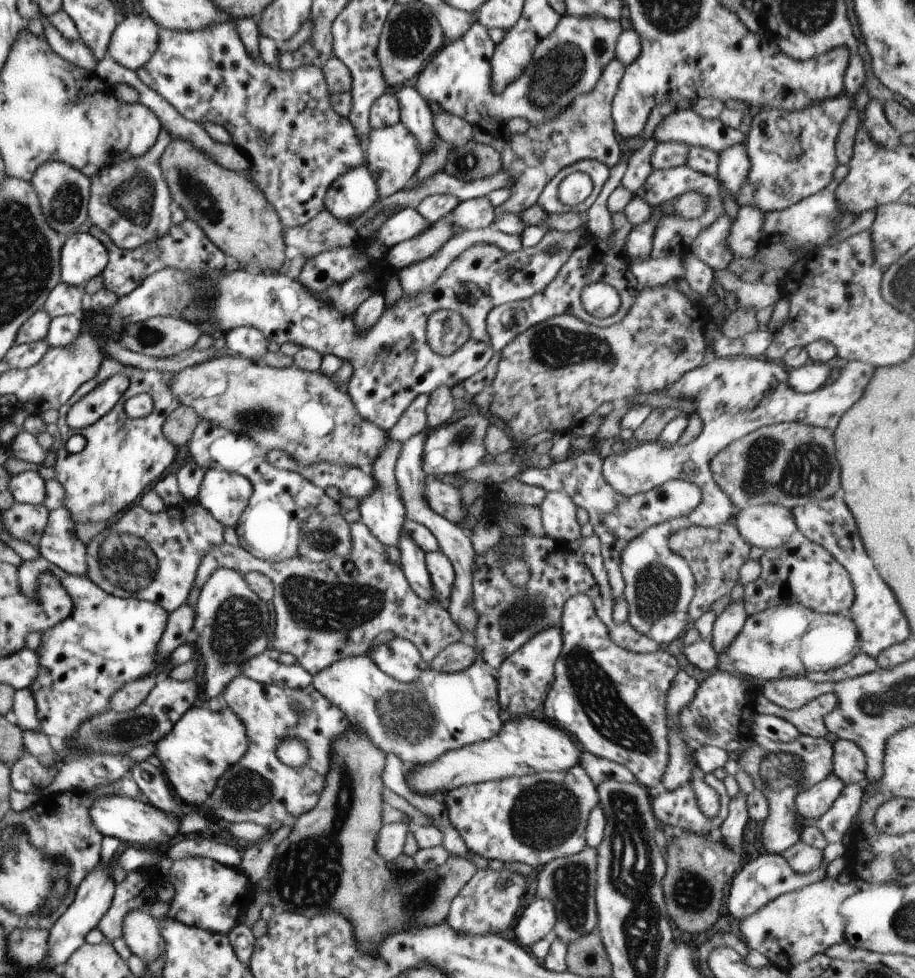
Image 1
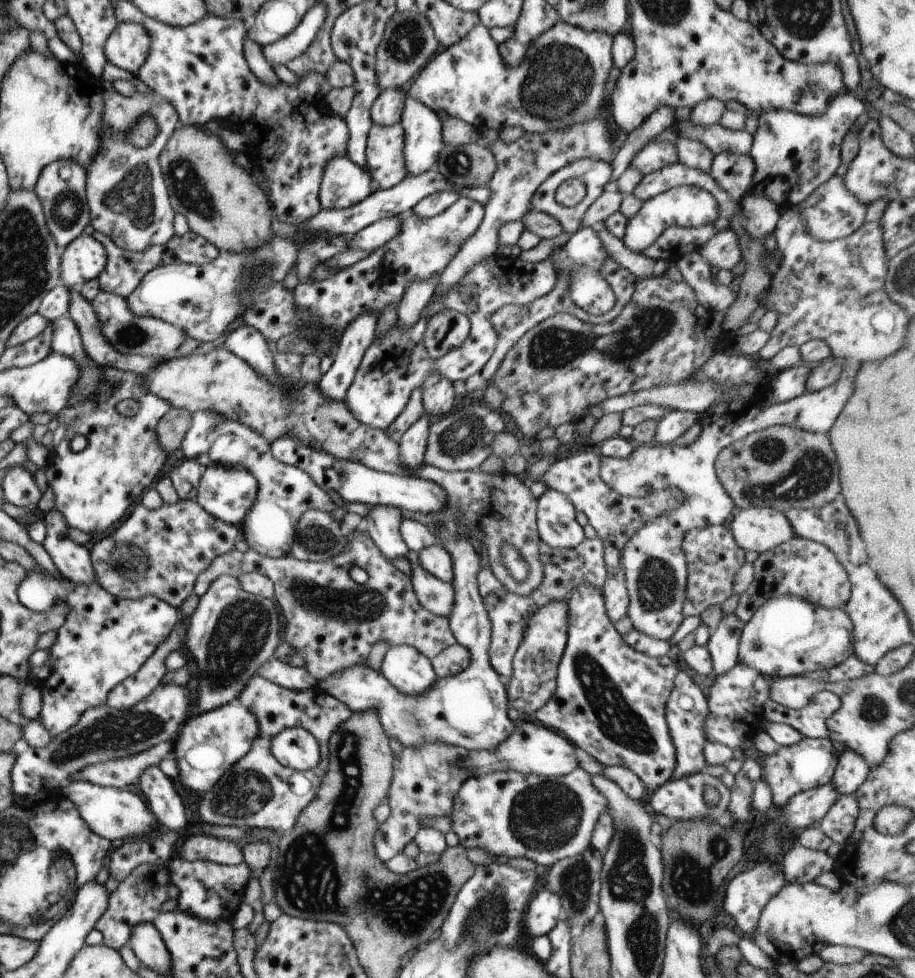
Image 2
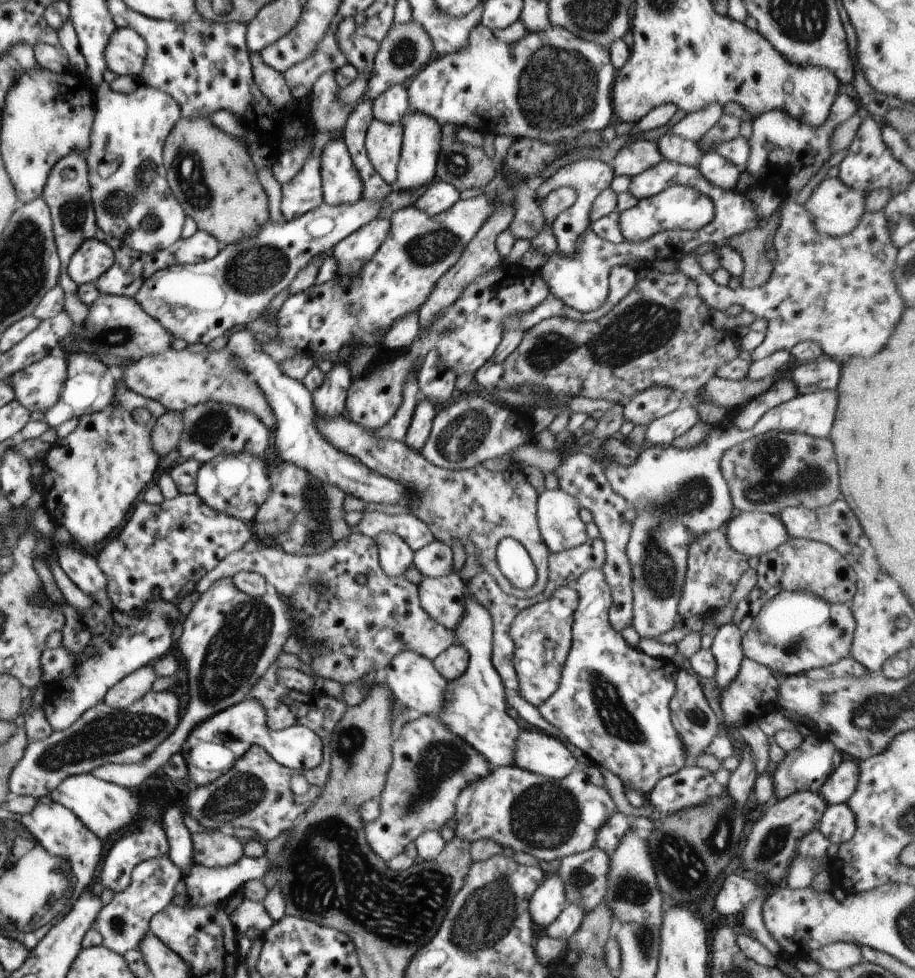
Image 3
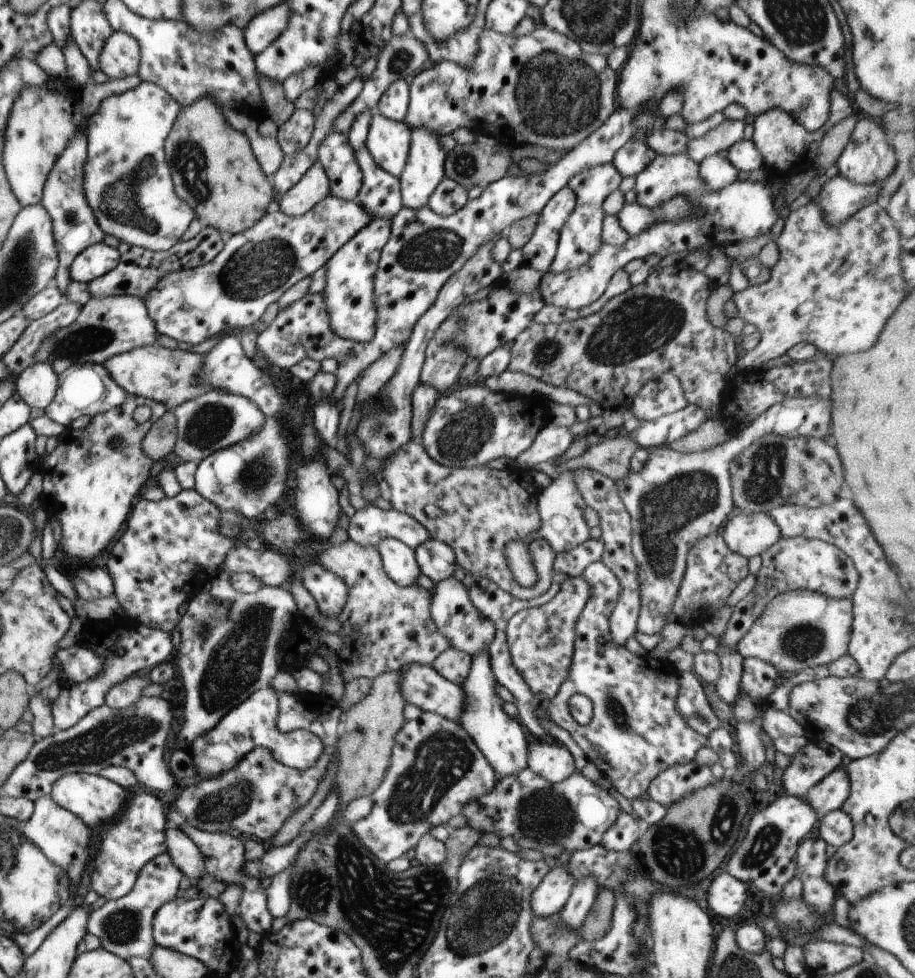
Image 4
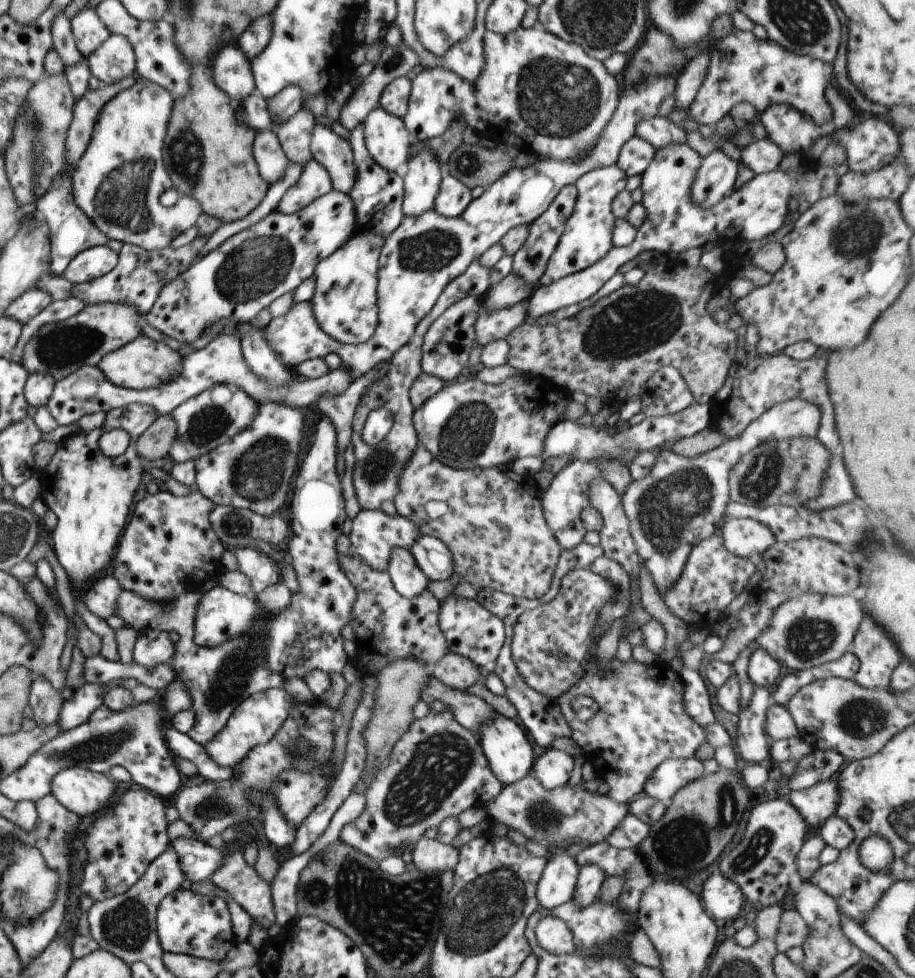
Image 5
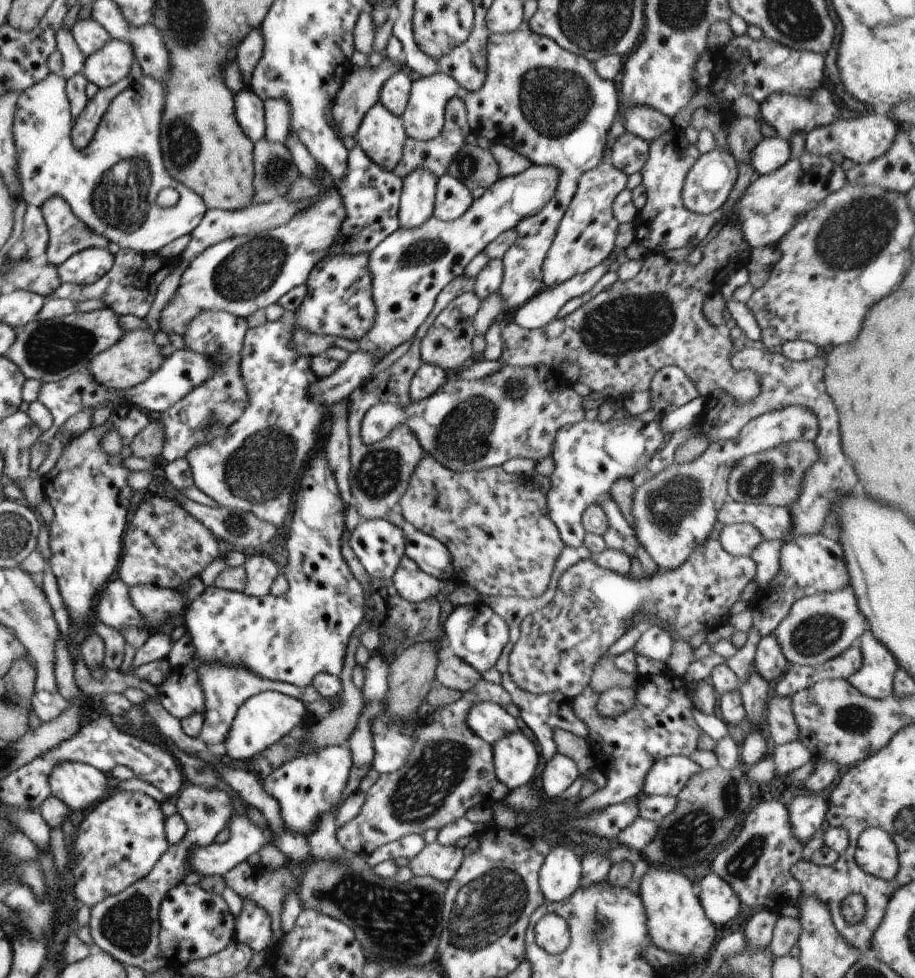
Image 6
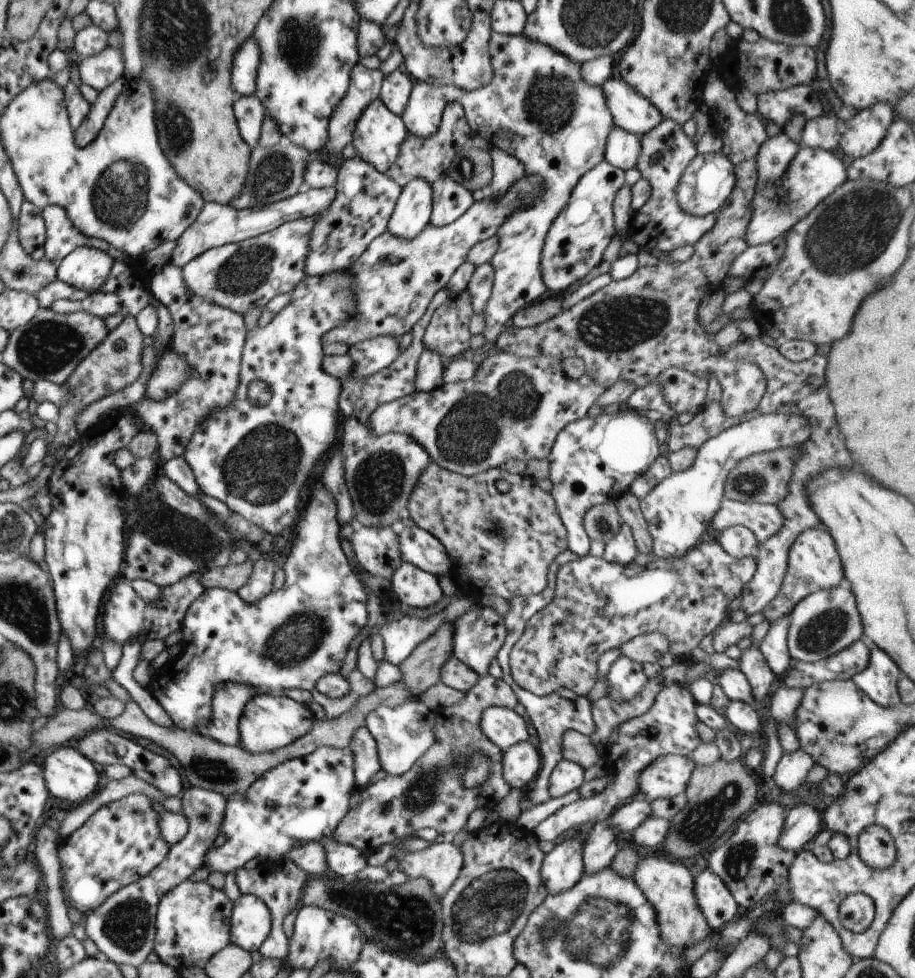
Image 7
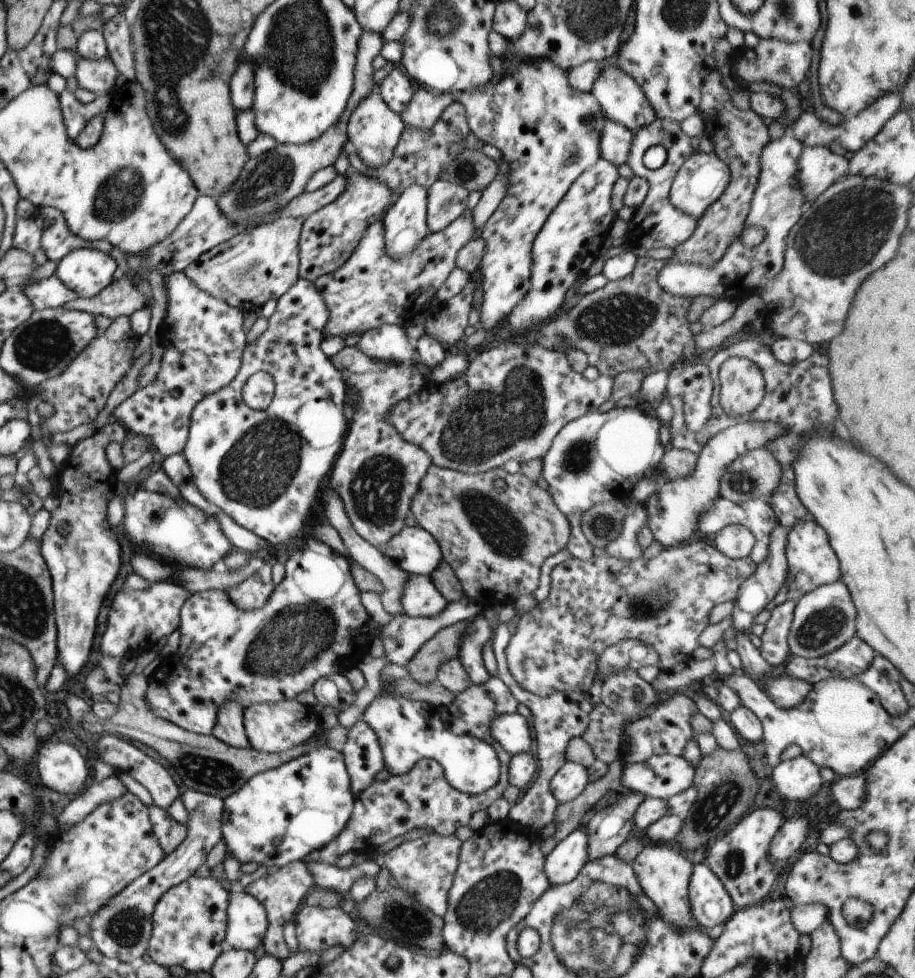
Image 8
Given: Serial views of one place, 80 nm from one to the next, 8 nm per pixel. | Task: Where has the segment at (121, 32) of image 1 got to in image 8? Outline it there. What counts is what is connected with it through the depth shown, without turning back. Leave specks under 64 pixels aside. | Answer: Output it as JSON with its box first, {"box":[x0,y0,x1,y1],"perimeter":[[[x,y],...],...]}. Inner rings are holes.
{"box":[74,57,117,96],"perimeter":[[[79,57],[76,60],[74,75],[79,89],[99,96],[111,93],[111,88],[115,86],[117,72],[108,57],[93,61]]]}

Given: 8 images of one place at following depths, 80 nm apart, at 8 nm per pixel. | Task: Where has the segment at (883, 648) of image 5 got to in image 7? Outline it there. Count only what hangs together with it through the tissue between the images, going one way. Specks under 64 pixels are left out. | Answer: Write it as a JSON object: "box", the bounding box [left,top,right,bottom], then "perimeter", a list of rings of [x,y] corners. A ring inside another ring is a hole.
{"box":[850,646,899,708],"perimeter":[[[871,646],[867,666],[850,680],[853,680],[853,684],[861,692],[865,692],[873,702],[883,708],[889,708],[899,704],[897,690],[895,690],[897,678],[899,678],[899,670],[891,662],[891,658],[885,652],[881,652],[877,646]]]}

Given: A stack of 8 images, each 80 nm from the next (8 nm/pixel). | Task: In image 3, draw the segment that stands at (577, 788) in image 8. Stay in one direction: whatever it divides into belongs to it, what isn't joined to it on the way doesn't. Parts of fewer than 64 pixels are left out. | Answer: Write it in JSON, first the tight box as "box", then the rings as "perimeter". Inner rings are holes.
{"box":[513,725,578,780],"perimeter":[[[522,725],[513,748],[513,767],[554,780],[563,779],[578,768],[569,750],[552,736]]]}

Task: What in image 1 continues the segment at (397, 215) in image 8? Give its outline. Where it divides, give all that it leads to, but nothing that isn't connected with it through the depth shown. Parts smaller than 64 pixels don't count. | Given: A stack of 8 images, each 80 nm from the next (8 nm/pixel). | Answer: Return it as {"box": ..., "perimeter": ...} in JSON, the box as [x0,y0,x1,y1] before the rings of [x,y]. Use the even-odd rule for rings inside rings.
{"box":[394,83,436,154],"perimeter":[[[410,83],[394,91],[397,101],[399,120],[417,139],[418,149],[423,154],[430,149],[436,135],[432,125],[432,113],[419,93]]]}

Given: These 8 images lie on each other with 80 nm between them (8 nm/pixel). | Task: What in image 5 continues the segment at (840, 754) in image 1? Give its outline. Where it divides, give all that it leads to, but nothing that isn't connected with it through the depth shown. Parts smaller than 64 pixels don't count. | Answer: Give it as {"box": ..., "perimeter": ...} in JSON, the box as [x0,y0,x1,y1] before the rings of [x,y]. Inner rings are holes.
{"box":[787,778,839,828],"perimeter":[[[834,778],[817,781],[815,786],[810,786],[805,790],[791,791],[787,797],[797,816],[803,818],[805,826],[813,828],[815,825],[821,826],[837,806],[839,792]]]}

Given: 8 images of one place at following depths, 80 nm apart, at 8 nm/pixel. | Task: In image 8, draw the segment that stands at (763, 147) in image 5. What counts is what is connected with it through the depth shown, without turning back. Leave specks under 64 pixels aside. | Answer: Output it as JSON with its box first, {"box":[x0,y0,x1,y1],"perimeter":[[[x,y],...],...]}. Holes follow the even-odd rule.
{"box":[656,135,806,304],"perimeter":[[[783,135],[771,140],[759,156],[759,176],[749,200],[749,212],[745,216],[741,232],[748,226],[765,230],[764,240],[755,248],[745,248],[740,240],[727,246],[725,254],[711,266],[687,262],[669,262],[657,272],[656,284],[673,296],[689,298],[705,295],[715,300],[733,300],[739,304],[745,299],[755,299],[761,290],[771,284],[781,272],[785,256],[786,237],[797,223],[804,209],[806,196],[797,178],[797,166],[803,146],[794,138]]]}

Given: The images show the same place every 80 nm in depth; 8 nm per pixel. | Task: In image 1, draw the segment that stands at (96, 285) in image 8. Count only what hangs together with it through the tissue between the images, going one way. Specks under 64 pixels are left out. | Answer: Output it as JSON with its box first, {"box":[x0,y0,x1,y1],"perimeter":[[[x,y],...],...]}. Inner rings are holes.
{"box":[60,233,108,286],"perimeter":[[[87,233],[69,236],[60,250],[60,282],[83,286],[90,278],[101,274],[108,263],[108,250],[97,237]]]}

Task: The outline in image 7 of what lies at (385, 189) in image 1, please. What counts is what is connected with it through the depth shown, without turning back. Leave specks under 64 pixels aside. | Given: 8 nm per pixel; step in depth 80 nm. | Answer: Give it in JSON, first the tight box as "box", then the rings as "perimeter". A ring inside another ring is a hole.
{"box":[351,98,407,173],"perimeter":[[[375,98],[359,114],[355,128],[353,128],[353,134],[351,134],[351,144],[355,154],[361,160],[371,164],[379,173],[385,173],[385,170],[395,162],[397,152],[399,152],[399,144],[405,140],[407,134],[400,116],[389,112],[378,98]]]}

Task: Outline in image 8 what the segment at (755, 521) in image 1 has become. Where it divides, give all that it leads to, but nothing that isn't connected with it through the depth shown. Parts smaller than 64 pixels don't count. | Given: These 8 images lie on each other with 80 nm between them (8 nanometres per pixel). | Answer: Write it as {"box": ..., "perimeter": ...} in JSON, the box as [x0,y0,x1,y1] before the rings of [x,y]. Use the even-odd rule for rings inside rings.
{"box":[711,525,754,560],"perimeter":[[[741,525],[725,526],[711,538],[713,548],[731,560],[747,558],[754,546],[751,532]]]}

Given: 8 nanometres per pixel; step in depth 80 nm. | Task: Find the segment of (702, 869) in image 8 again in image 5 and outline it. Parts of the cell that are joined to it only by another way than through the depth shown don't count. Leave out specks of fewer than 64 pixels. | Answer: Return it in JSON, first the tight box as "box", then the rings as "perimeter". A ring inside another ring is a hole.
{"box":[699,872,743,922],"perimeter":[[[718,872],[703,882],[699,900],[710,919],[727,922],[739,913],[743,901],[739,888]]]}

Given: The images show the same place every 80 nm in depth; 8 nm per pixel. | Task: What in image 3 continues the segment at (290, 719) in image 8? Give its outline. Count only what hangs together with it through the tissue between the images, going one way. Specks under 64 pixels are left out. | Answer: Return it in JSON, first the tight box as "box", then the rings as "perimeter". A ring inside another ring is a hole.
{"box":[180,697,324,786],"perimeter":[[[248,697],[217,712],[209,720],[203,720],[203,724],[197,724],[193,732],[189,732],[186,744],[183,744],[180,750],[186,761],[186,777],[196,786],[209,785],[228,772],[251,746],[263,748],[272,760],[284,768],[307,771],[319,765],[324,749],[315,731],[304,725],[294,725],[276,731],[267,728],[265,710],[261,702]]]}

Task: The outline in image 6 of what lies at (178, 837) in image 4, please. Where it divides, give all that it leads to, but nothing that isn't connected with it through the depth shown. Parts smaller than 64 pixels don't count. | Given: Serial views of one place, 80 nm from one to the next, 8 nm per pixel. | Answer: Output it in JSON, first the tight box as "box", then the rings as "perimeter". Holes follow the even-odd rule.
{"box":[189,812,273,877],"perimeter":[[[235,812],[231,814],[229,822],[227,822],[229,830],[229,840],[223,844],[209,844],[205,847],[195,847],[189,850],[189,866],[191,871],[199,876],[213,876],[222,877],[225,872],[229,872],[231,868],[235,868],[237,864],[245,862],[249,856],[258,853],[260,848],[264,845],[273,845],[273,832],[269,832],[269,826],[260,828],[254,825],[247,816],[238,815]]]}

